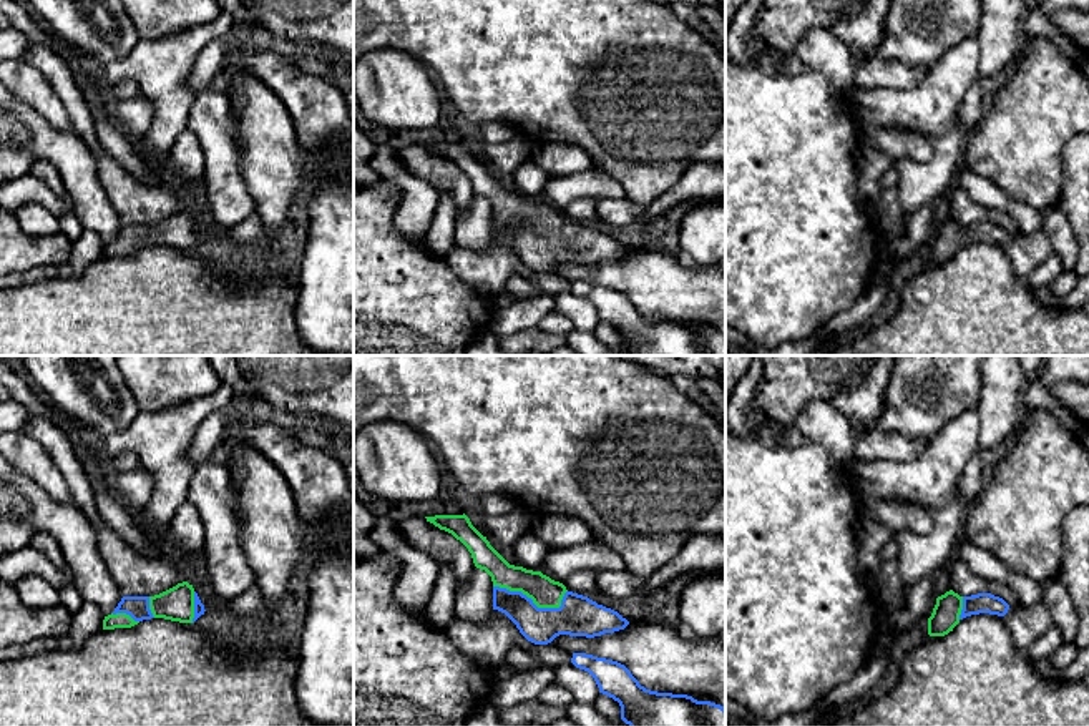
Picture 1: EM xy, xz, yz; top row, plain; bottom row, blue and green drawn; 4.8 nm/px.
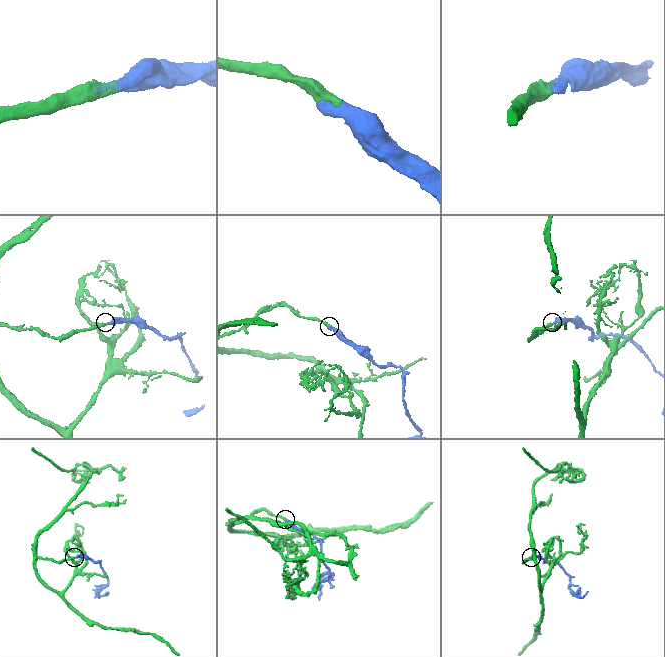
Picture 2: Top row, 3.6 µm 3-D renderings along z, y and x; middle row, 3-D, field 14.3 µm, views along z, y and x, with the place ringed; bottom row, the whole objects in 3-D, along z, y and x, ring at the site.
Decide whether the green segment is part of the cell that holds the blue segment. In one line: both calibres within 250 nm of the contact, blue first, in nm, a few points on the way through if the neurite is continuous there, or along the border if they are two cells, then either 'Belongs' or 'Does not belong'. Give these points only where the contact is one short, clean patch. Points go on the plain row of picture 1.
Thickness 200 nm (blue) against 140 nm. Path across: xz (578, 243), (545, 238), (532, 230), (546, 221). Belongs

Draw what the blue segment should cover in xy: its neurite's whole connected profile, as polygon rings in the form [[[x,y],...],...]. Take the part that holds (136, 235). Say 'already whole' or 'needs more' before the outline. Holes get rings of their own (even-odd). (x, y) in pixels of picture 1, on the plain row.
needs more; [[[183,209],[154,224],[123,224],[115,239],[105,244],[103,258],[131,256],[151,246],[194,251],[204,239],[193,213]]]

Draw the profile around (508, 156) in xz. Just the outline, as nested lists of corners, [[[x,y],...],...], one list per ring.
[[[518,133],[506,143],[483,143],[483,155],[495,168],[505,173],[515,173],[523,163],[533,158],[538,146],[540,143],[533,136]]]

